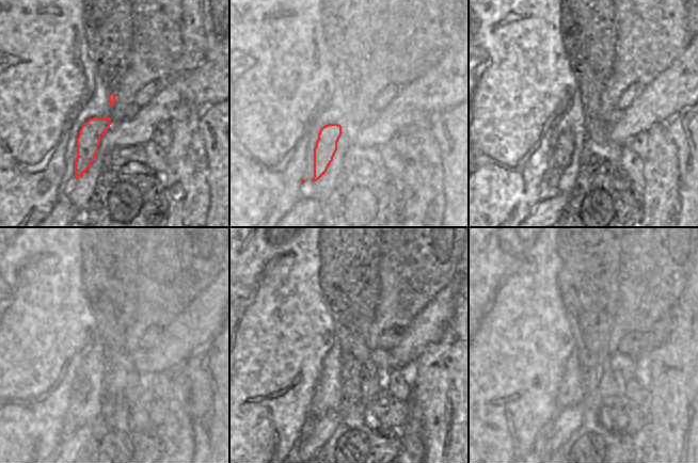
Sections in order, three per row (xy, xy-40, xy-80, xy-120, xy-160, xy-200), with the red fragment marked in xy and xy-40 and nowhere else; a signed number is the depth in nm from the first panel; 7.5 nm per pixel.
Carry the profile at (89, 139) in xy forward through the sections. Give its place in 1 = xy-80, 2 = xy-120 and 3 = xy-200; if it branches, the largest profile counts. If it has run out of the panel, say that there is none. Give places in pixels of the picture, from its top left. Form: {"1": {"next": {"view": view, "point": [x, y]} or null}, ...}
{"1": {"next": {"view": "xy-80", "point": [562, 150]}}, "2": {"next": {"view": "xy-120", "point": [69, 425]}}, "3": {"next": {"view": "xy-200", "point": [541, 444]}}}

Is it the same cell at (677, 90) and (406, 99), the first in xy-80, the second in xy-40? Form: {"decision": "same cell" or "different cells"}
{"decision": "same cell"}

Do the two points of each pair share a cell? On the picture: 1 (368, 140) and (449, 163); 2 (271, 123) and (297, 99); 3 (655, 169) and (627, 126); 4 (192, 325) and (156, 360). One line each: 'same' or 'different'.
1: different
2: same
3: different
4: same

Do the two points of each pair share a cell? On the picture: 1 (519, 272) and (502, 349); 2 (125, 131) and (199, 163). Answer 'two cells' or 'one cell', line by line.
1: one cell
2: two cells

